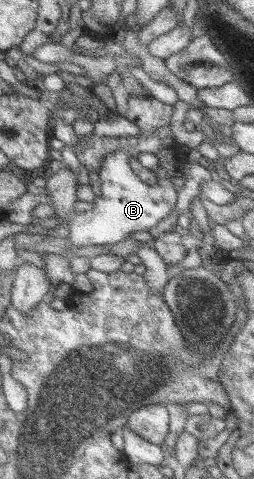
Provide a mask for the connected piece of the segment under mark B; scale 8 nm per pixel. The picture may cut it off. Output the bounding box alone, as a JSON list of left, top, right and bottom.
[65,151,178,247]

